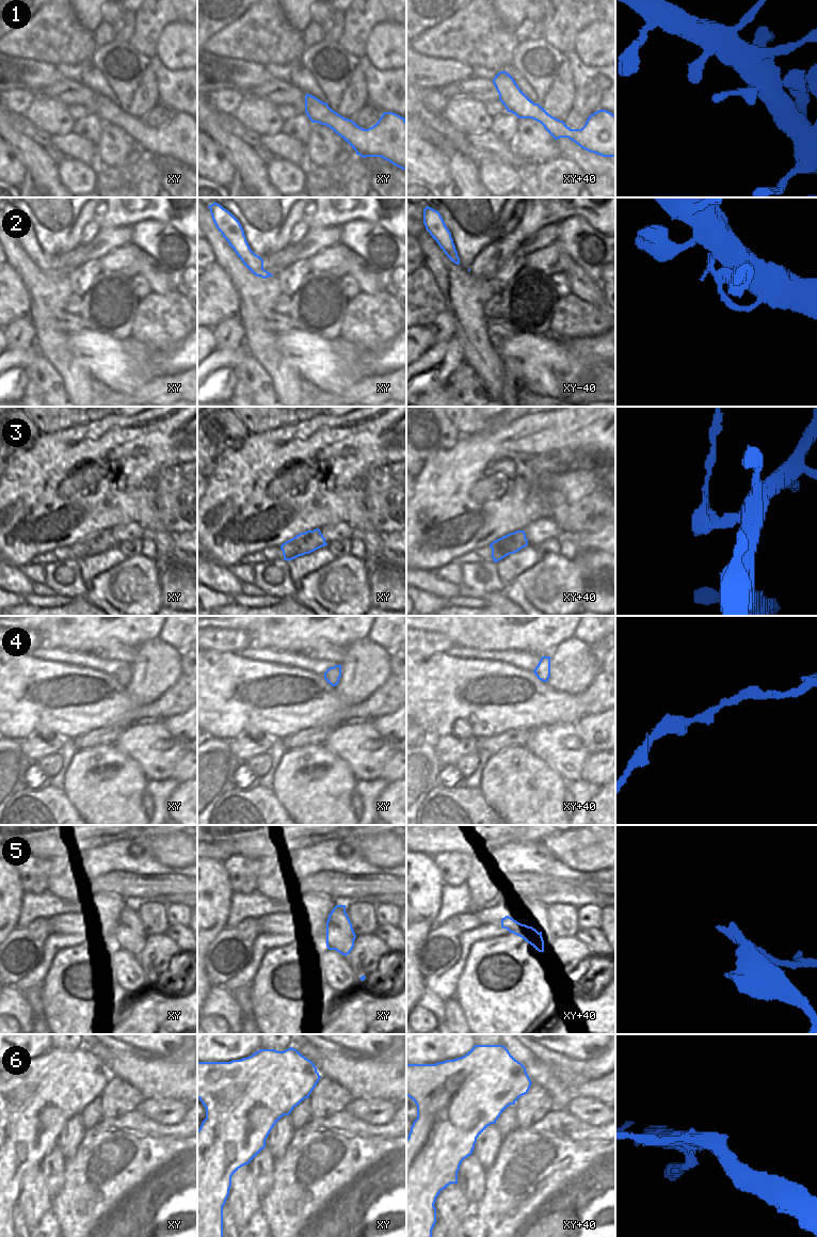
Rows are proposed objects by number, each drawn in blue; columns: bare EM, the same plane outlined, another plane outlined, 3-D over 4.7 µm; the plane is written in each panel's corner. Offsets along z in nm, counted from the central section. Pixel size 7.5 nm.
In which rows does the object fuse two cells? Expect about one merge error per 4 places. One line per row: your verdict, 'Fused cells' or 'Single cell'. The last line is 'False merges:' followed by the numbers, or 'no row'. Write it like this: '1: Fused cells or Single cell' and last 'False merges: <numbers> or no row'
1: Single cell
2: Single cell
3: Single cell
4: Single cell
5: Fused cells
6: Single cell
False merges: 5.

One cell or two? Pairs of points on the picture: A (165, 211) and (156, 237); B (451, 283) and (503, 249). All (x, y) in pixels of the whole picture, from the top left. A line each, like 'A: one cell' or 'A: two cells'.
A: two cells
B: two cells

